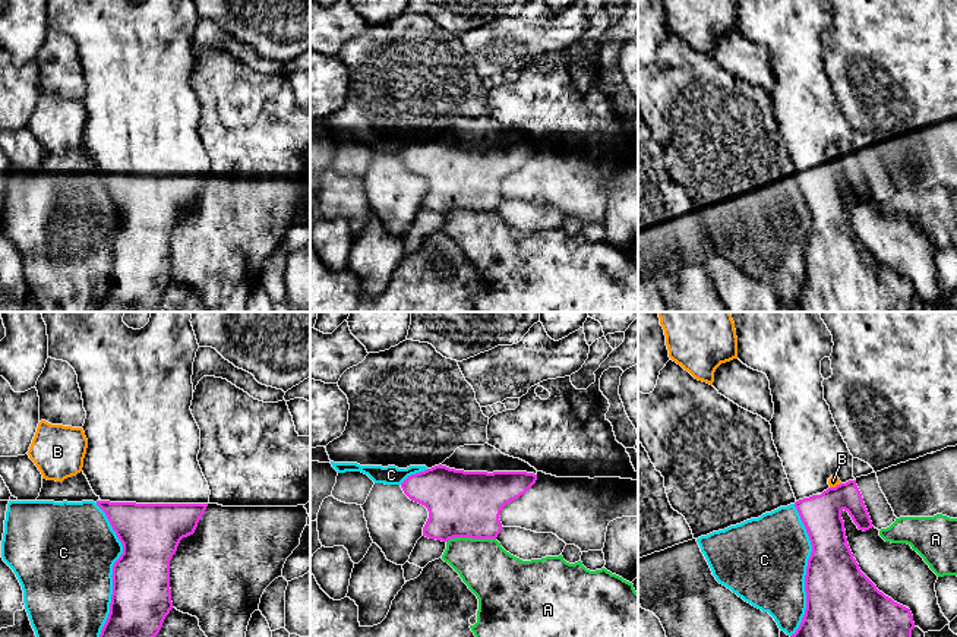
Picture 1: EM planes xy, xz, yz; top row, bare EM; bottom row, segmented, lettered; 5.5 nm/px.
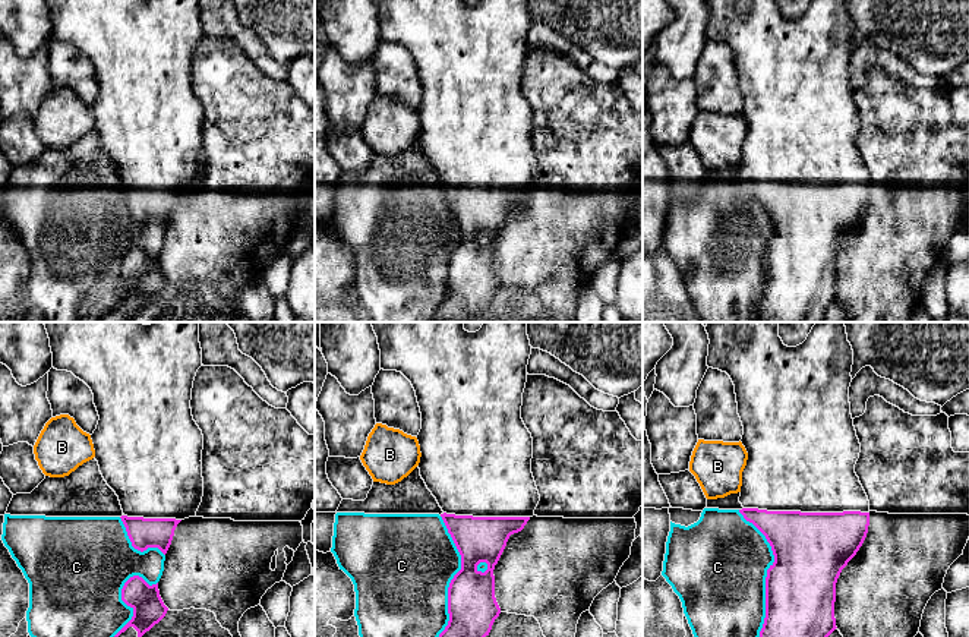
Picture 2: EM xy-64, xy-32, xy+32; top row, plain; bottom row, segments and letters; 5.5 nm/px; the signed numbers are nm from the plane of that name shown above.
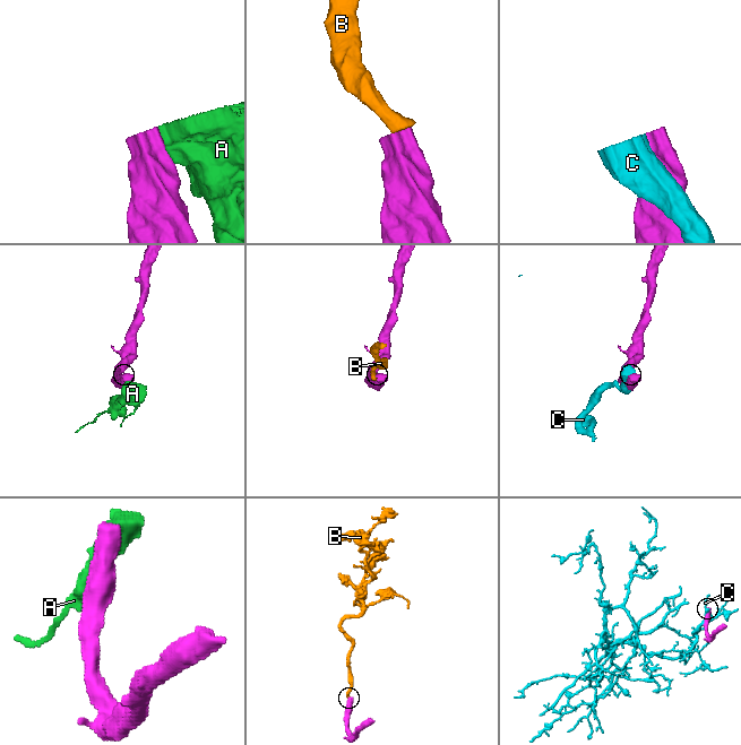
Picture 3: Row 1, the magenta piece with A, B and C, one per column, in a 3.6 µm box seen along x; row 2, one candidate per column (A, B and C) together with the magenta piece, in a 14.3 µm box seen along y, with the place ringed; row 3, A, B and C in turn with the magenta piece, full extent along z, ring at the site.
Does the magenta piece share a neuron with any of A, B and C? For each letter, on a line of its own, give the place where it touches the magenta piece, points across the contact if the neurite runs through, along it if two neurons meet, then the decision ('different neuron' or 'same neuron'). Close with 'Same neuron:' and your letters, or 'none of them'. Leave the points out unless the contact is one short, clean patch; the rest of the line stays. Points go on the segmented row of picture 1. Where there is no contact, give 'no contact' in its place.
A: meets magenta in xz at (470, 536); different neuron
B: meets magenta in yz at (836, 486); border along yz (840, 482), (830, 488); different neuron
C: meets magenta in xy at (113, 570); different neuron
Same neuron: none of them

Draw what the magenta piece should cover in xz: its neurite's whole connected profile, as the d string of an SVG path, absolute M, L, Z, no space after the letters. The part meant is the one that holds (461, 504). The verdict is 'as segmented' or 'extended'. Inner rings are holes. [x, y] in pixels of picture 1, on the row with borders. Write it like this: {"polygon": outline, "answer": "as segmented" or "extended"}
{"polygon": "M439 464L408 476L401 488L429 511L423 536L448 542L454 537L496 539L503 507L536 480L537 474L527 472L464 472Z", "answer": "as segmented"}

